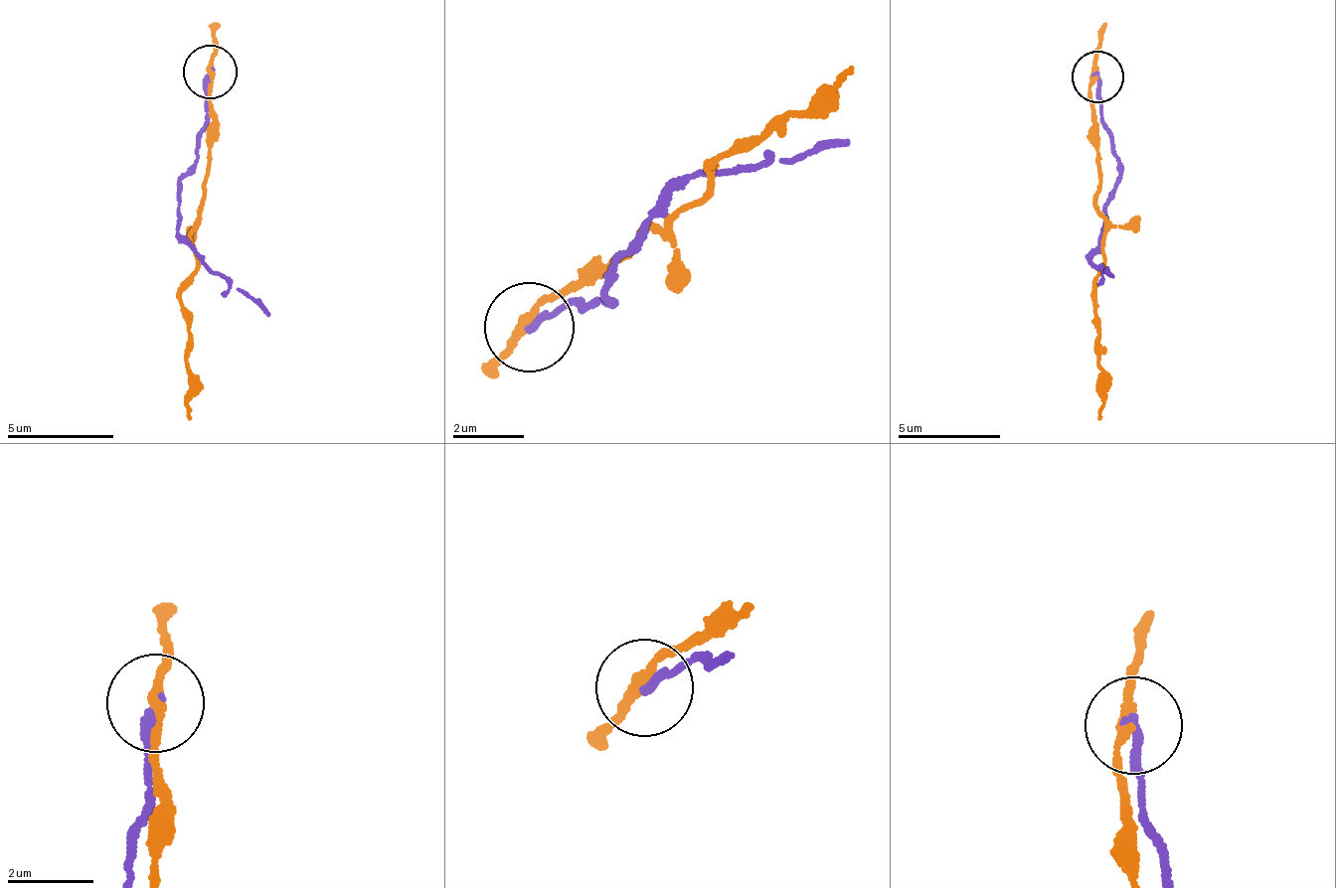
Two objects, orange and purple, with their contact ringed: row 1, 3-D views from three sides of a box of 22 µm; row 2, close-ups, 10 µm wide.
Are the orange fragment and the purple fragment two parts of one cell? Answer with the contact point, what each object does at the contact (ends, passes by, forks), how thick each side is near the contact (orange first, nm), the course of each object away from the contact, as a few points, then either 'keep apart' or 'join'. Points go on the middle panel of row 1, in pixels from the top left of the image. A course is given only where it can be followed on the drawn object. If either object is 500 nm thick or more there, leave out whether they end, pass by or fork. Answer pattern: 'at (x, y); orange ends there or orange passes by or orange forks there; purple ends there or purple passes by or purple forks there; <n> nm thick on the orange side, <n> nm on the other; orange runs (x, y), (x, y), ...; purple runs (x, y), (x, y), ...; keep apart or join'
at (529, 327); orange passes by; purple ends there; 190 nm thick on the orange side, 240 nm on the other; orange runs (528, 328), (651, 222), (672, 222), (717, 188), (714, 157), (807, 116), (851, 66); purple runs (528, 328), (575, 299), (606, 297), (658, 209), (695, 181), (846, 138); keep apart

